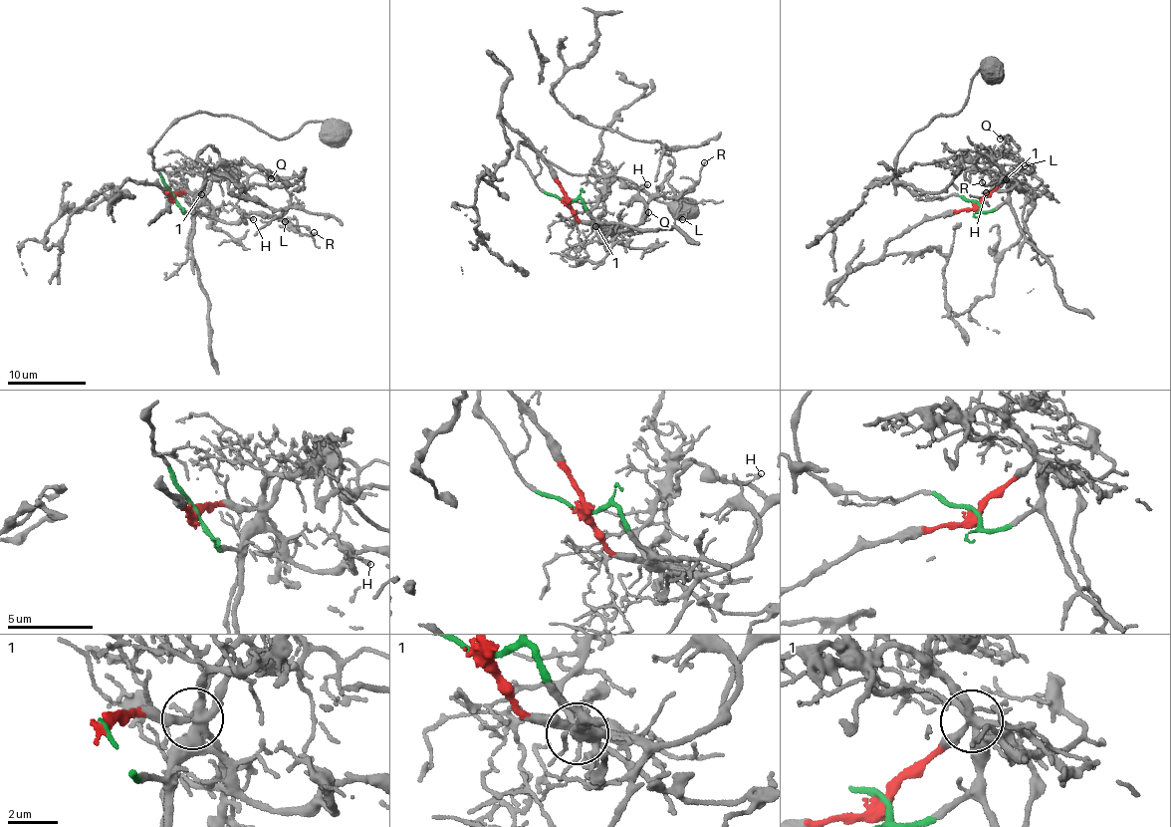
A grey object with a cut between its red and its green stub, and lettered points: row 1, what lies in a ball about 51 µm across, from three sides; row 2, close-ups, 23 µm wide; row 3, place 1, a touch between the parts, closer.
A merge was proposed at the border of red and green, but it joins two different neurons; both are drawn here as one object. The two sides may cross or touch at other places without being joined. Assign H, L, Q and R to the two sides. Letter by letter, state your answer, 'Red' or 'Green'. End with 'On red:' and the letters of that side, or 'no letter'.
H: Green
L: Green
Q: Green
R: Green
On red: no letter

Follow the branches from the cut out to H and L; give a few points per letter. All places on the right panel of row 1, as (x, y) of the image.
H: (979, 204), (982, 211), (997, 207), (1006, 199), (1010, 188), (1016, 184), (1024, 190), (1012, 187), (986, 191)
L: (979, 204), (982, 211), (997, 207), (1016, 184), (1023, 190), (1013, 179), (998, 176), (1026, 164)

